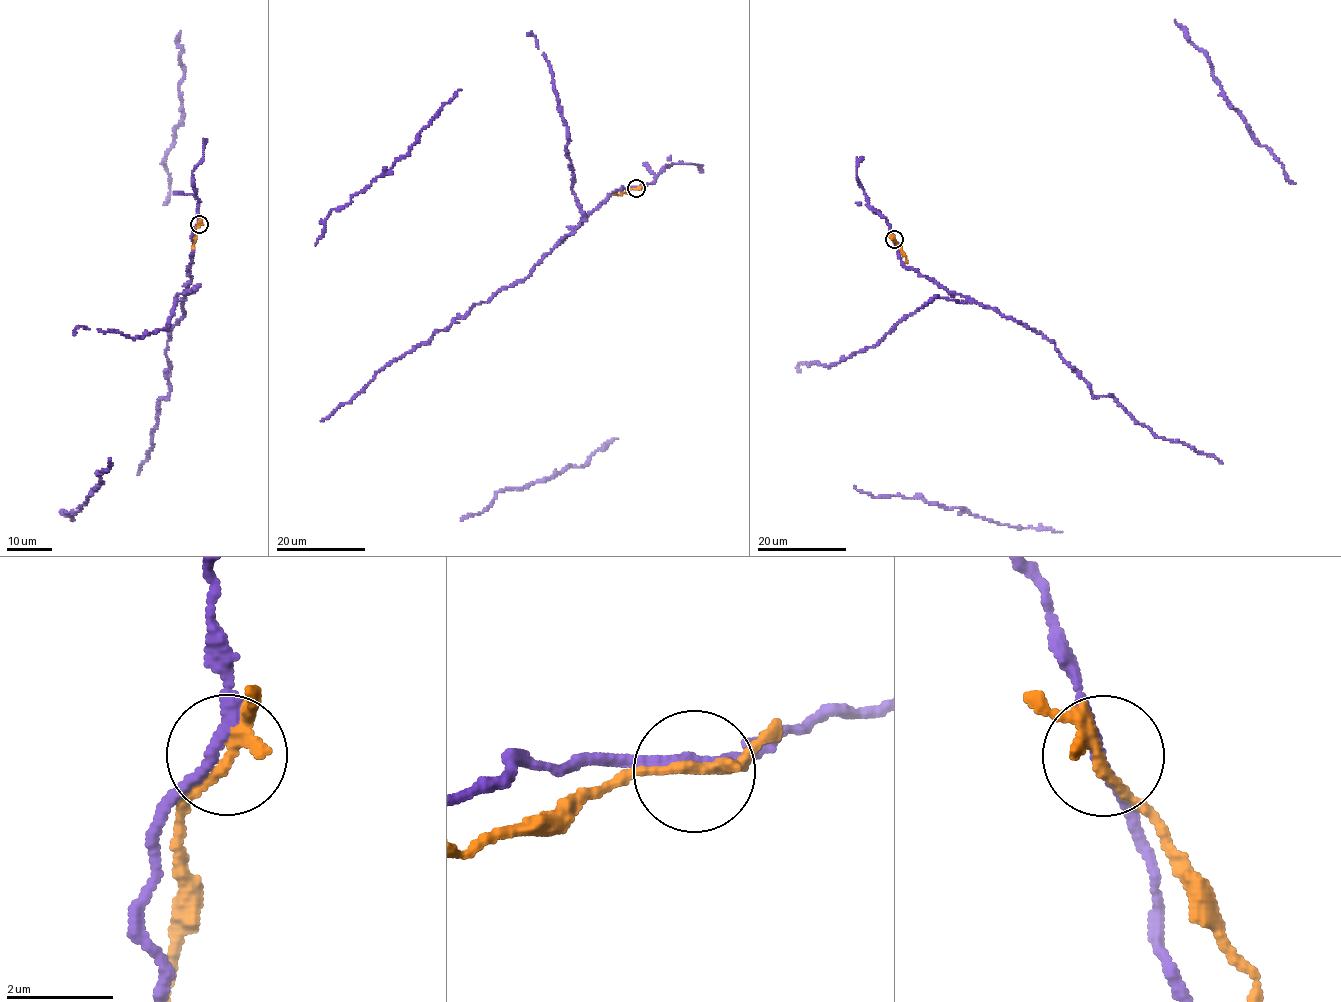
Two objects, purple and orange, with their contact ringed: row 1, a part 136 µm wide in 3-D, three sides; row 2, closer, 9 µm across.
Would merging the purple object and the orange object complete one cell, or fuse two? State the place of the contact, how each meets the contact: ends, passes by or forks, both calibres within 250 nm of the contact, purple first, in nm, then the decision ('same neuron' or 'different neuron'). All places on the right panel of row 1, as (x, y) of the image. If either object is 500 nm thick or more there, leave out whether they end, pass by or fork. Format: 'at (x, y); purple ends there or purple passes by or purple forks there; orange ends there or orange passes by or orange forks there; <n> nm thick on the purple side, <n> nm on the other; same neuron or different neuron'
at (894, 239); purple passes by; orange passes by; 200 nm thick on the purple side, 200 nm on the other; different neuron

